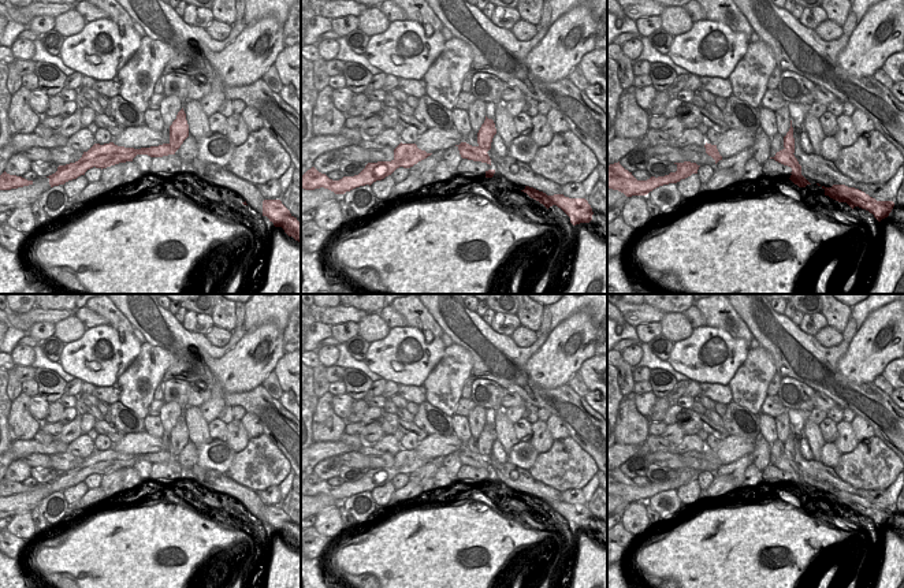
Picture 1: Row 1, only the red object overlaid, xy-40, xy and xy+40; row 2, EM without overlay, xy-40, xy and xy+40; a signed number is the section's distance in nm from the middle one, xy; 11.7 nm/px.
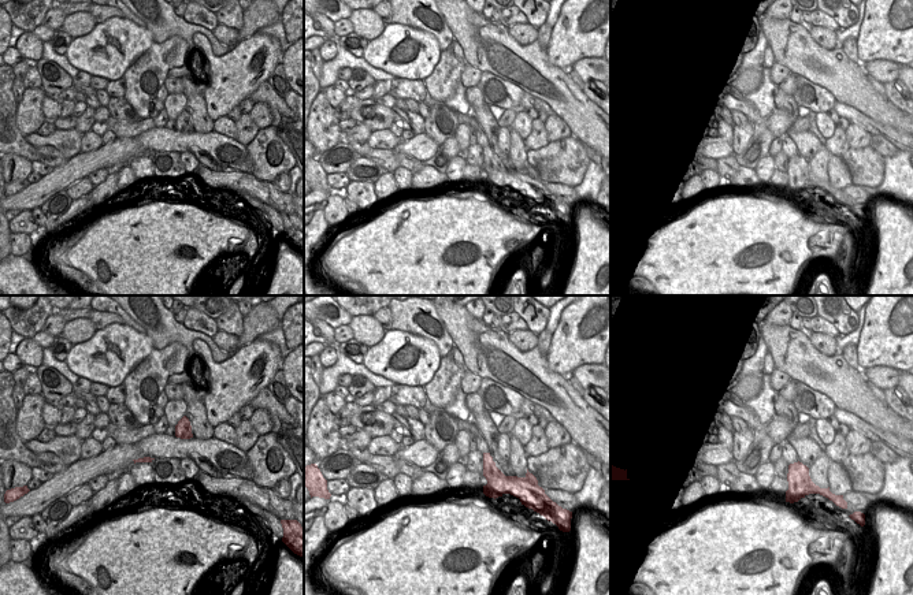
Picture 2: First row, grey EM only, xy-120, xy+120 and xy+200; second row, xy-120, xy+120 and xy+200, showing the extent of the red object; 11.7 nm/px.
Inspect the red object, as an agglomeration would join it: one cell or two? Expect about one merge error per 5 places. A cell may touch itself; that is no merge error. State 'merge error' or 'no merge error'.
merge error

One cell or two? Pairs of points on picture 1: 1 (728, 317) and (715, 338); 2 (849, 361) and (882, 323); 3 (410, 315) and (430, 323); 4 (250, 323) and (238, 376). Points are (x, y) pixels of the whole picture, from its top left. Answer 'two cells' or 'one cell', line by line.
1: two cells
2: one cell
3: one cell
4: two cells

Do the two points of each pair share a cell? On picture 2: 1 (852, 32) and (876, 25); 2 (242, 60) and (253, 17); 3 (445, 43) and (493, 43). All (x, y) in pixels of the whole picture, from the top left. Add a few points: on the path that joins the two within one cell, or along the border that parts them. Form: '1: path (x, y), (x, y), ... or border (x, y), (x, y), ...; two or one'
1: border (864, 14), (856, 38); two
2: border (259, 32), (238, 41); two
3: border (441, 14), (453, 36); two

